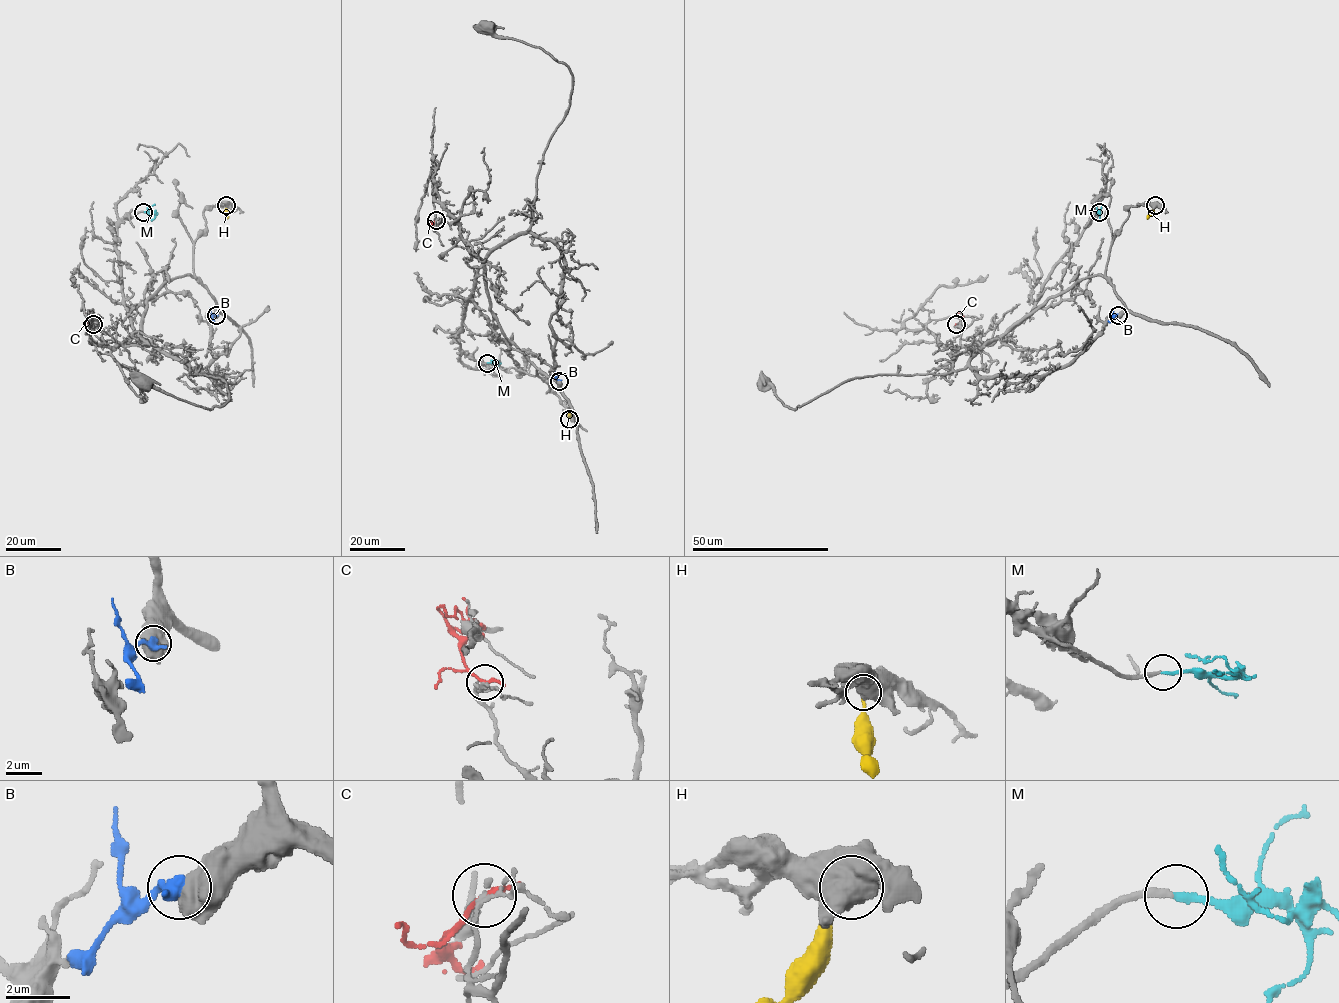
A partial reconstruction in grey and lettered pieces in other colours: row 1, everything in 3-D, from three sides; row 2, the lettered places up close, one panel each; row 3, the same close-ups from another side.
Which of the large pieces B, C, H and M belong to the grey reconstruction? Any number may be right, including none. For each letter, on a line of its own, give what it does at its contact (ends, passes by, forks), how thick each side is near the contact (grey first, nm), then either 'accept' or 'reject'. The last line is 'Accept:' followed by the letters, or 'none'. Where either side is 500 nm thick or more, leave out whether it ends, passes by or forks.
B: 800 nm thick on the grey side, 440 nm on the other; reject
C: it ends there; 130 nm thick on the grey side, 190 nm on the other; reject
H: 800 nm thick on the grey side, 180 nm on the other; reject
M: it ends there; 220 nm thick on the grey side, 200 nm on the other; accept
Accept: M

